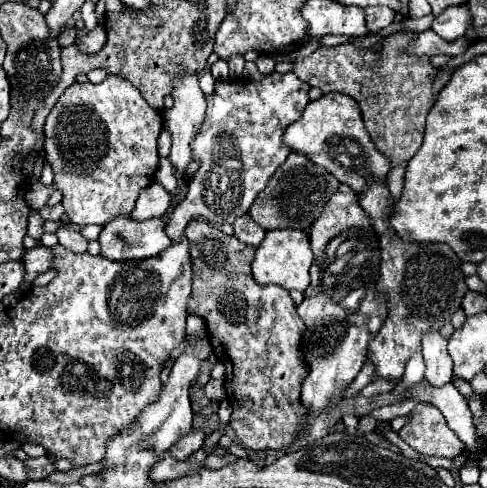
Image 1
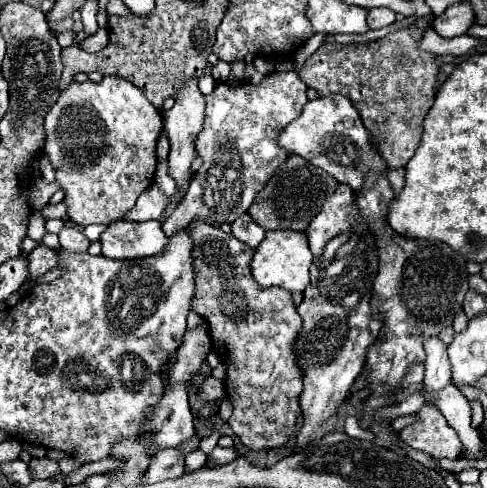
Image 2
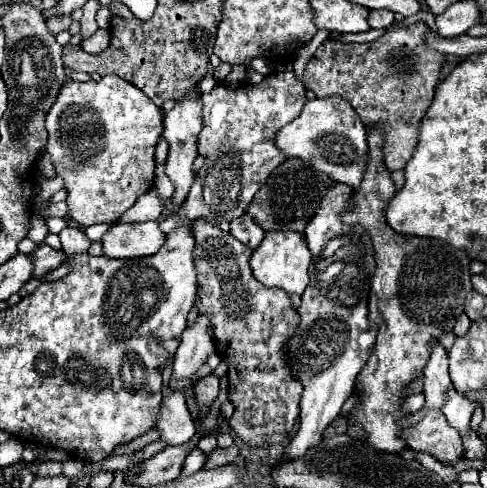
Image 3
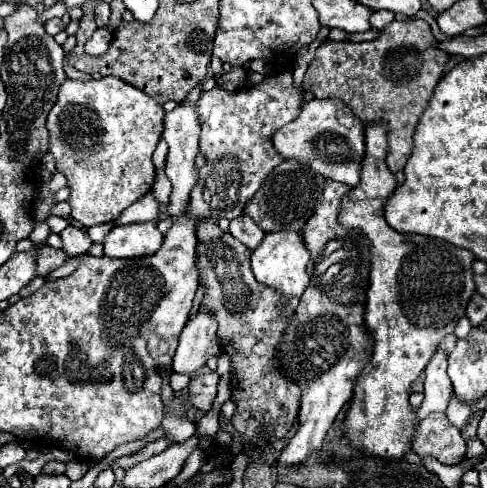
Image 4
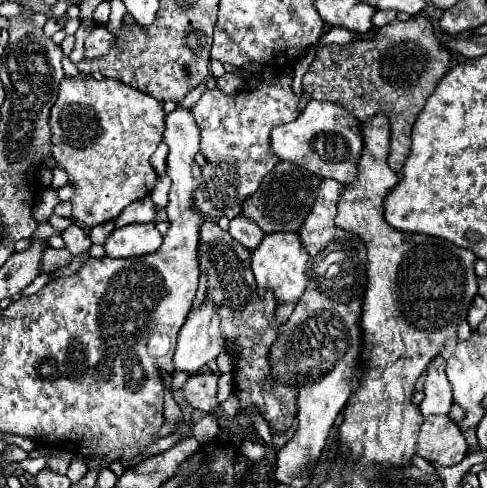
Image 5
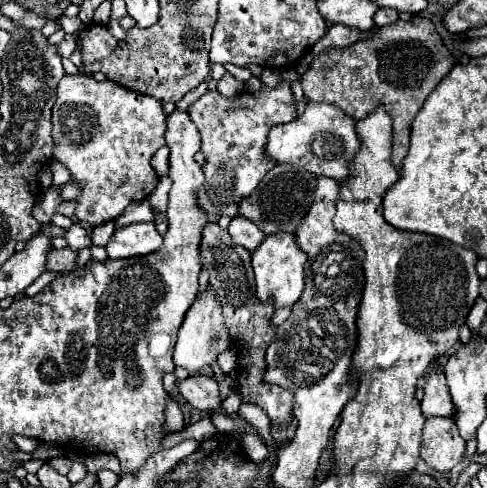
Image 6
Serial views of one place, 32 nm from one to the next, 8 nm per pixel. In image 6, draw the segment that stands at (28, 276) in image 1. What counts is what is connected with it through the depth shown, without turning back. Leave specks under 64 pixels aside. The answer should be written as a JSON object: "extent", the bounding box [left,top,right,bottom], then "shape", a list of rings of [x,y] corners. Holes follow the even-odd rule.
{"extent":[46,248,76,272],"shape":[[[70,248],[62,250],[50,250],[46,256],[46,270],[50,272],[62,272],[62,270],[72,270],[76,262],[76,254],[70,252]]]}

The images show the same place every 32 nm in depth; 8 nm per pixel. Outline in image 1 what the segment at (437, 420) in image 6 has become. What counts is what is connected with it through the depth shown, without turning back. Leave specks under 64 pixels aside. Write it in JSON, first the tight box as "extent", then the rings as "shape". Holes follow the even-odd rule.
{"extent":[400,404,466,460],"shape":[[[418,404],[418,408],[408,414],[408,422],[400,430],[400,438],[424,456],[442,456],[442,458],[452,460],[466,450],[462,440],[446,426],[446,420],[444,420],[442,412],[434,406],[430,406],[430,404]]]}

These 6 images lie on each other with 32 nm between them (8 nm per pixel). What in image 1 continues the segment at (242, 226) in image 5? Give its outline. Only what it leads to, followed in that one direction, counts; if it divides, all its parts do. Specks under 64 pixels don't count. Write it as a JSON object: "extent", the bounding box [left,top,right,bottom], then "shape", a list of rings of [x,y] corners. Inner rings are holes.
{"extent":[234,214,264,246],"shape":[[[244,214],[244,216],[240,216],[236,222],[234,222],[234,236],[240,240],[240,242],[244,242],[244,244],[248,244],[248,246],[258,246],[262,240],[264,240],[264,230],[248,216],[248,214]]]}

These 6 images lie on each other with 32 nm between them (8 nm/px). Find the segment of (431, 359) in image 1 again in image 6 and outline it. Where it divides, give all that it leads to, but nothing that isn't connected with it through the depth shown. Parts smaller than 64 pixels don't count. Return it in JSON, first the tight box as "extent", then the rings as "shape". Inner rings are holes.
{"extent":[422,364,454,416],"shape":[[[442,364],[432,366],[430,374],[426,376],[424,384],[424,400],[422,400],[422,414],[424,416],[452,416],[454,404],[448,392],[446,376],[440,370]]]}

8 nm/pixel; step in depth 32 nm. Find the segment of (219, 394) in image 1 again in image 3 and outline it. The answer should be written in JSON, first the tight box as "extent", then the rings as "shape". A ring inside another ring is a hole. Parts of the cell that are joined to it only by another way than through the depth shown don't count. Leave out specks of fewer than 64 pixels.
{"extent":[194,374,220,406],"shape":[[[210,374],[210,376],[204,376],[198,380],[198,384],[194,386],[194,394],[196,394],[196,400],[204,406],[210,406],[218,394],[220,394],[220,380]]]}

